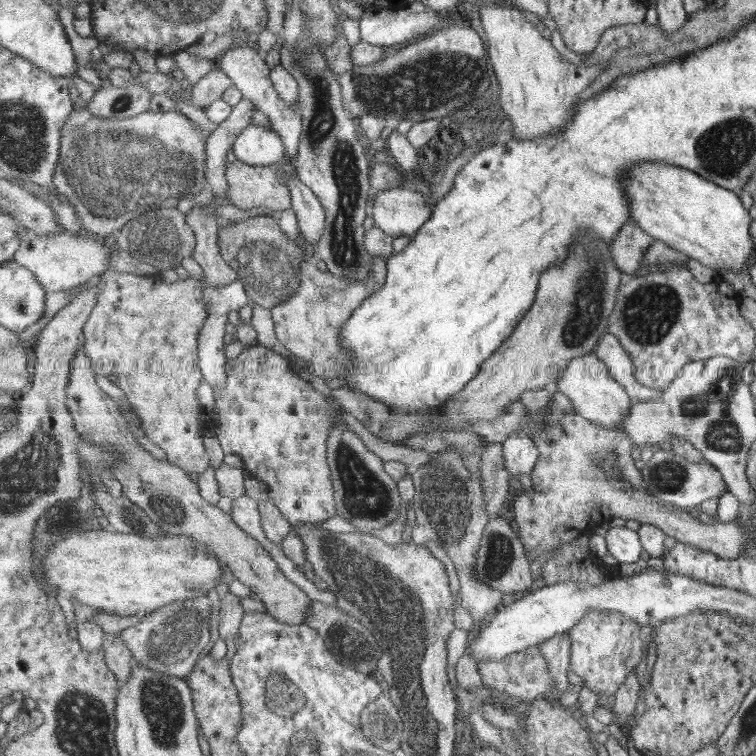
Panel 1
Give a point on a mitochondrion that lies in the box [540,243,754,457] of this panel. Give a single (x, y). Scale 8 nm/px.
(722, 432)

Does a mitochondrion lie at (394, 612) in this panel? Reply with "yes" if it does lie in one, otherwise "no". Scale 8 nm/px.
yes

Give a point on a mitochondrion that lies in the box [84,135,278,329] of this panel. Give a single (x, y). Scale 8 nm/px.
(158, 235)

